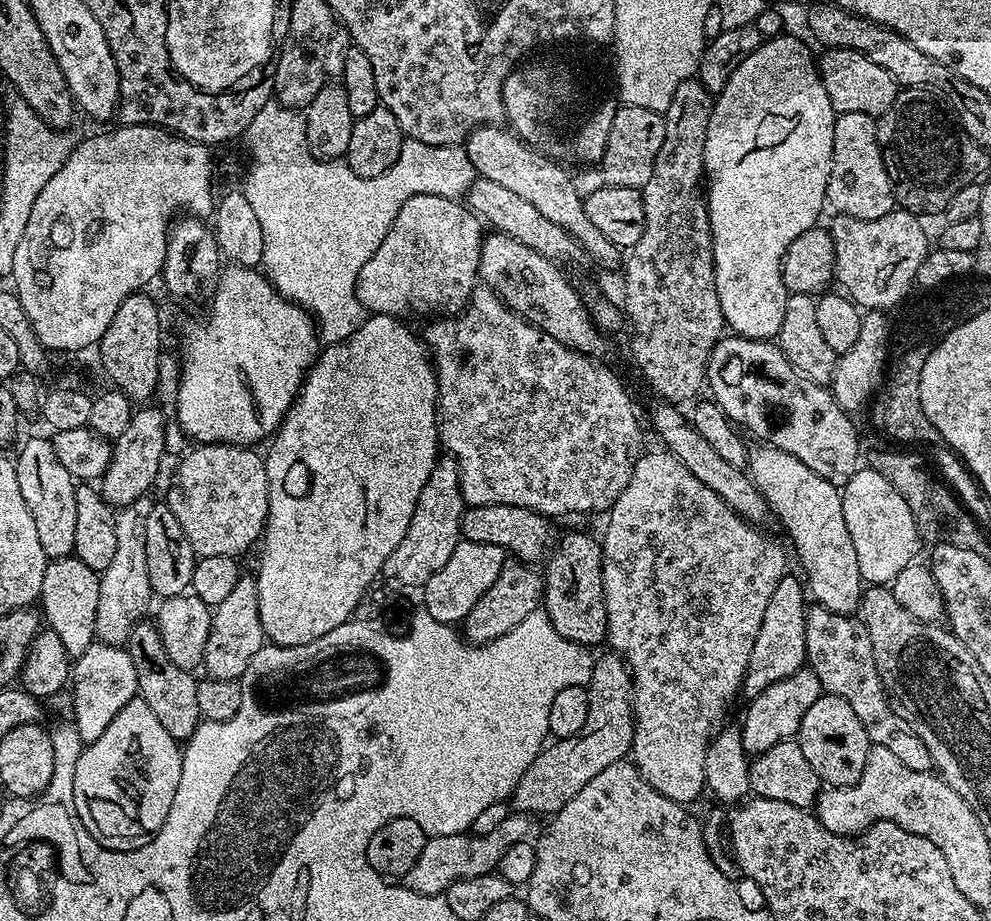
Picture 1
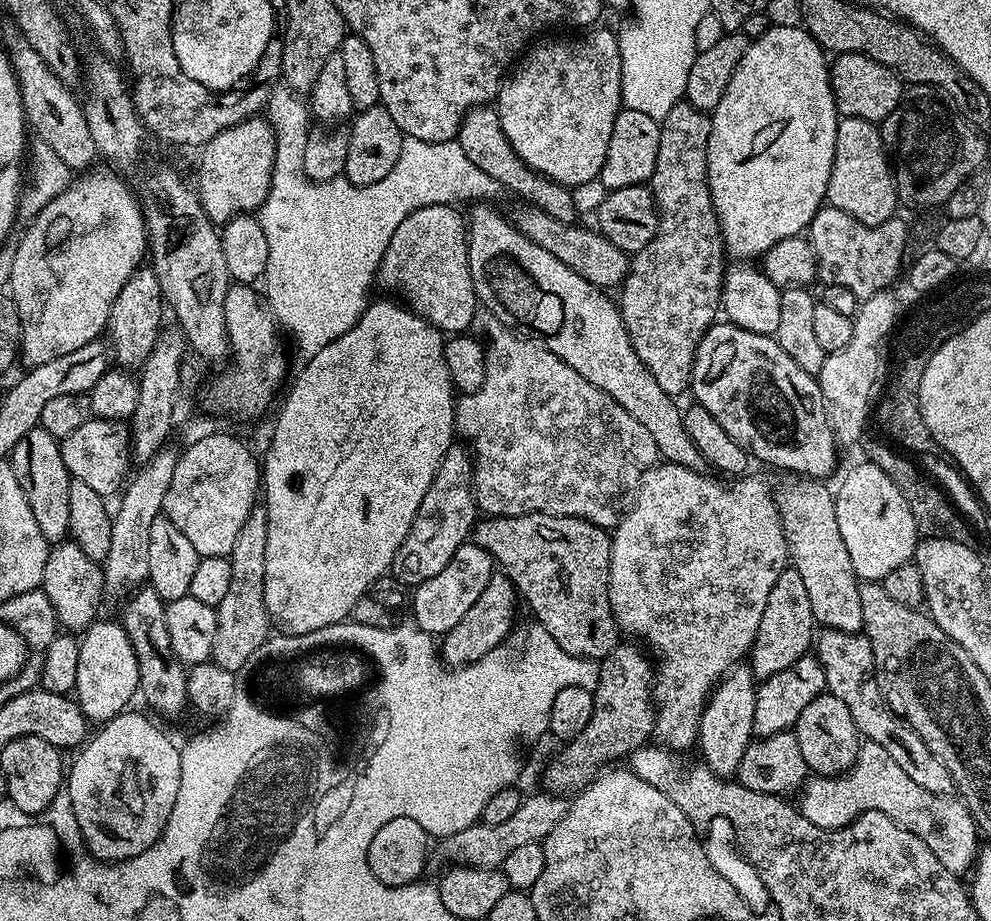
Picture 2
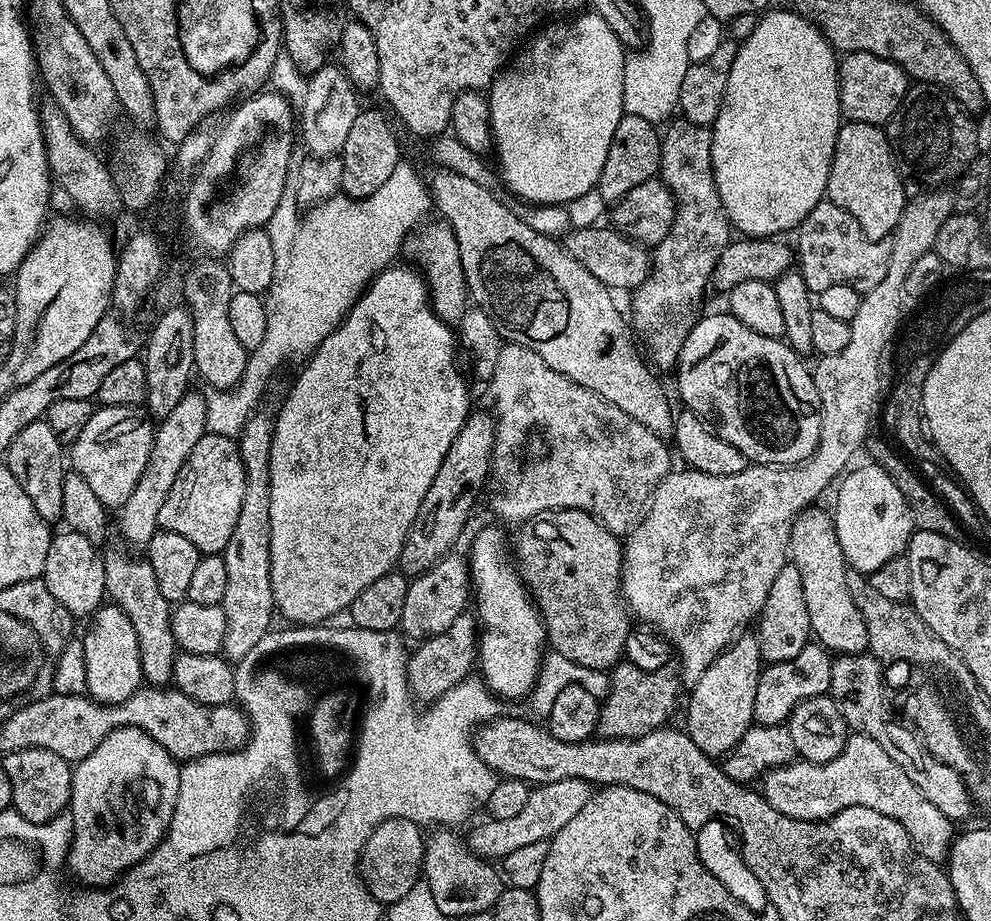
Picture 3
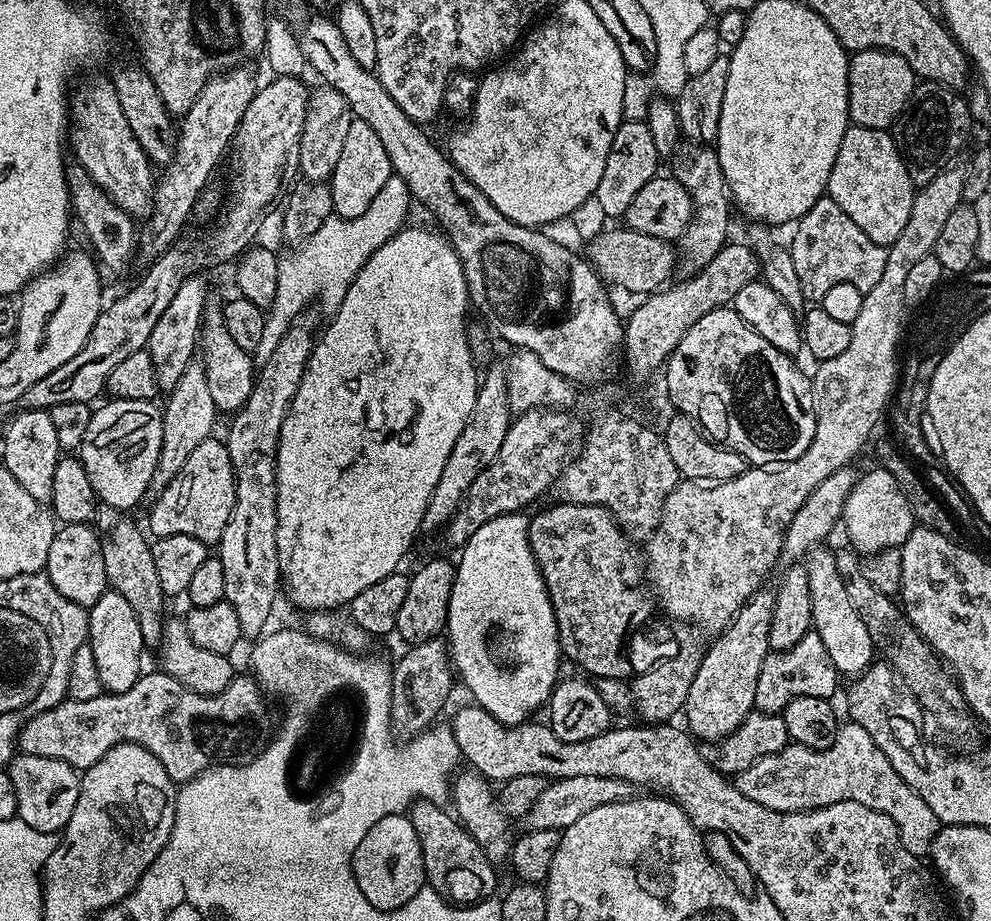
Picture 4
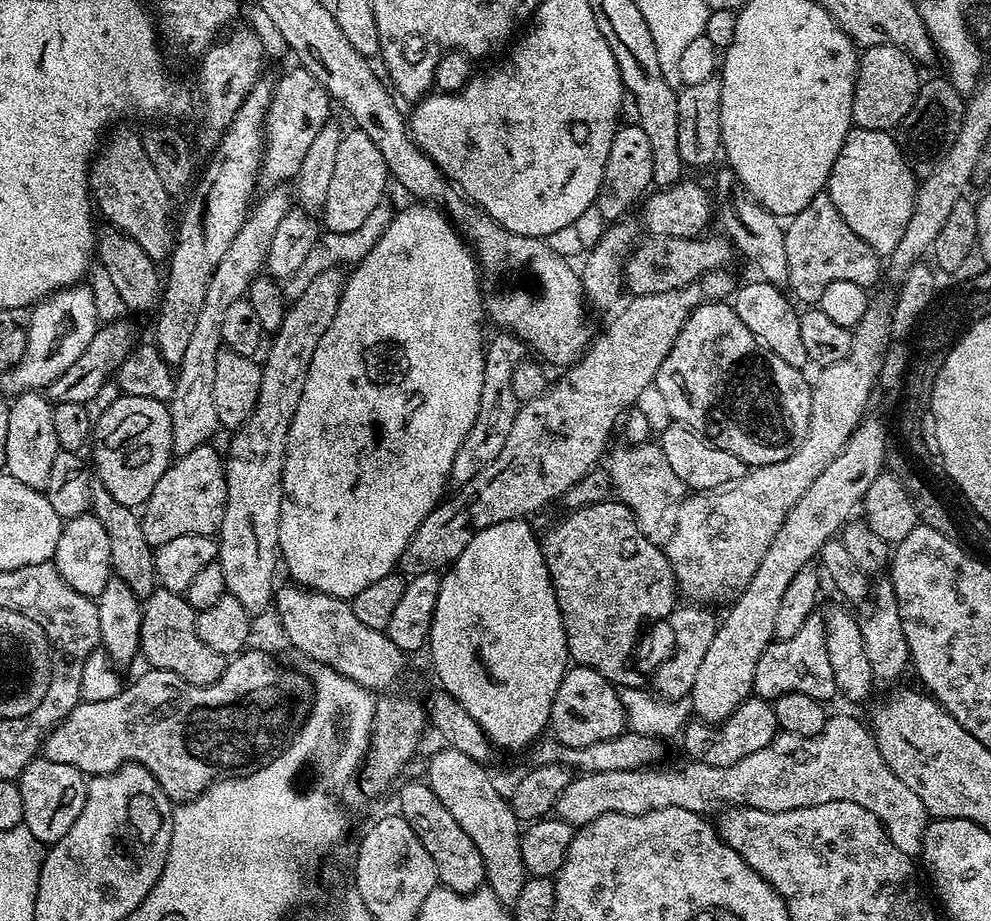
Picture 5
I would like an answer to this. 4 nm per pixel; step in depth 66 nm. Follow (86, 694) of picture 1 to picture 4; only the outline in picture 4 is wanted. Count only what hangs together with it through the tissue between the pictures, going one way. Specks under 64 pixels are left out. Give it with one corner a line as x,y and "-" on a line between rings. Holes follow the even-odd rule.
111,590
102,594
98,602
88,609
88,645
94,650
94,662
98,665
98,676
108,692
125,692
138,682
142,675
140,655
146,652
142,638
142,626
138,626
138,614
122,594

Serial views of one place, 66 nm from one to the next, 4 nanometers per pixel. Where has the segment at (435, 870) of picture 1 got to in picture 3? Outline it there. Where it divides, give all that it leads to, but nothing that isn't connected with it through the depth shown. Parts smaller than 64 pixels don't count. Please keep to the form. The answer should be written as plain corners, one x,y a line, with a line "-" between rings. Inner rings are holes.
562,778
558,782
537,784
529,791
526,806
522,806
520,813
501,820
485,819
485,824
480,824
472,833
467,833
468,846
474,855
489,862
500,862
506,854
522,846
549,841
558,834
558,830
562,830
562,826
566,826
566,822
570,822
570,818
577,816
586,802
590,802
593,791
593,785
579,778

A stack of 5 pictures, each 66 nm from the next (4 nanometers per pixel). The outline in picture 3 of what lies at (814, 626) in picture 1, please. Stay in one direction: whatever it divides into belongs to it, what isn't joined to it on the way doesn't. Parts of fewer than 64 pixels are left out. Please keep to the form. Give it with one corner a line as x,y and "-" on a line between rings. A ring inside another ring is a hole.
862,651
837,655
830,670
830,686
830,695
839,704
840,713
853,733
874,738
874,742
878,742
878,746
882,746
882,750
886,750
886,754
890,754
890,758
906,770
910,782
914,782
914,786
918,786
918,790
922,790
922,794
926,794
930,802
934,802
934,806
938,806
938,810
942,810
953,822
960,822
971,814
974,801
958,770
940,763
907,723
899,724
892,717
892,708
884,697
884,673
871,654

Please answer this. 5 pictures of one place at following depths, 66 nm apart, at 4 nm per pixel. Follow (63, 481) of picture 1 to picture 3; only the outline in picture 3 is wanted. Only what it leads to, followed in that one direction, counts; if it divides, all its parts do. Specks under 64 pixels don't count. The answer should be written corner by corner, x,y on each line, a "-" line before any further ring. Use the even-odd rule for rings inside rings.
44,419
30,422
30,426
22,426
22,430
18,430
18,438
14,438
14,442
10,442
8,447
6,463
14,478
18,478
22,490
26,490
26,498
34,502
34,510
38,510
40,517
49,522
59,521
62,517
66,452
61,440
56,437
54,430
50,430

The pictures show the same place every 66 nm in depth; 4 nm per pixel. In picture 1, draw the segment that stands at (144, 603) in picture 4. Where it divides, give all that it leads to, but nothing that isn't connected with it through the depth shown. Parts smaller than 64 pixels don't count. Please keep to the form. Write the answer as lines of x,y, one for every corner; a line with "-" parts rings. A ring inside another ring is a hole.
155,623
136,624
126,647
134,662
139,699
144,700
150,710
154,710
154,714
158,714
158,722
162,722
166,734
170,734
178,742
188,741
202,723
198,708
197,677
182,670
182,666
174,666
174,662
166,654
166,646
162,646
162,634
158,634

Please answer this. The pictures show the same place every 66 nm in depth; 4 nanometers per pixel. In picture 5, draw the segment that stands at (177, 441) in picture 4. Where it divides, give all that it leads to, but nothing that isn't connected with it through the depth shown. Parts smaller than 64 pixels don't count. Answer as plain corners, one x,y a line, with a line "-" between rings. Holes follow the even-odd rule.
272,186
267,191
261,200
259,197
251,205
244,225
238,234
234,234
234,242
230,242
230,250
226,250
226,254
222,254
222,262
214,266
214,274
210,278
210,286
206,286
206,299
202,301
202,310
198,310
198,322
192,331
186,355
180,359
174,394
167,401
173,457
185,456
198,445
209,443
213,439
211,436
220,428
218,413
214,410
214,365
218,363
218,354
222,351
222,314
226,314
232,303
245,299
248,284
265,267
270,238
274,238
278,222
282,222
290,210
290,192
287,187

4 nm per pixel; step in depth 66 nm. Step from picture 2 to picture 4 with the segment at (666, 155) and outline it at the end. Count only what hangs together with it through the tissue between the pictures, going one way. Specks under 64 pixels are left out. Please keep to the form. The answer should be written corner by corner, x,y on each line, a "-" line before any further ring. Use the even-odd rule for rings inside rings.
681,142
670,157
671,175
676,177
692,199
692,220
678,241
678,260
688,274
699,272
729,243
728,223
732,220
733,205
730,203
728,184
724,181
722,166
718,162
715,147
704,142

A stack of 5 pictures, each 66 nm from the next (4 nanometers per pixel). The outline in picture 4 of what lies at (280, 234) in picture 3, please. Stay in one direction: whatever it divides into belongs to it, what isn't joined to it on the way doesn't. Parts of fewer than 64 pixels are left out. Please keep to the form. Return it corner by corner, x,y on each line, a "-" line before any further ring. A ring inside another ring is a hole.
392,175
378,190
378,198
366,206
366,212
358,218
343,220
335,214
329,216
324,224
318,226
315,234
307,242
299,245
289,256
281,255
278,266
278,290
274,292
272,305
266,309
262,338
258,338
258,346
254,349
254,360
257,365
264,364
278,342
286,334
291,324
301,319
307,304
320,299
320,304
328,314
336,312
342,306
342,298
346,298
346,290
350,290
350,282
362,270
362,266
378,250
378,246
385,244
389,238
405,227
408,207
413,207
414,201
408,193
406,182
402,178

